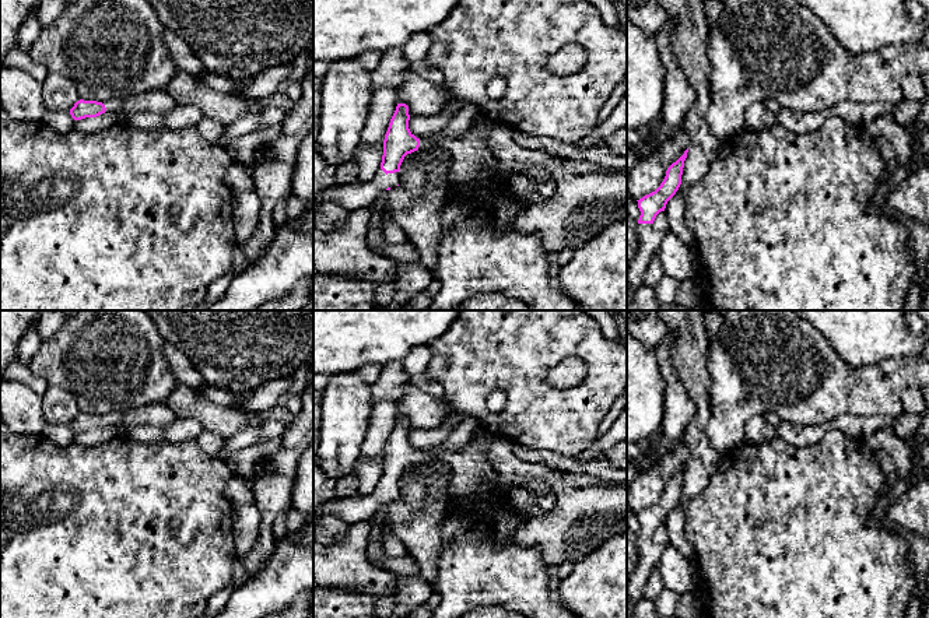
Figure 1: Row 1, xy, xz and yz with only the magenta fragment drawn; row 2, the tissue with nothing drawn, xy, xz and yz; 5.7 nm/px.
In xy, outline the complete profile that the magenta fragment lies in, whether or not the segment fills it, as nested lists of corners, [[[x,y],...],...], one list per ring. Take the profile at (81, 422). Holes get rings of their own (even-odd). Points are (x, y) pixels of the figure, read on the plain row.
[[[153,403],[126,412],[112,411],[104,415],[80,412],[70,422],[74,433],[97,431],[102,426],[125,428],[129,425],[150,425],[161,429],[175,422],[176,414],[165,403]]]

